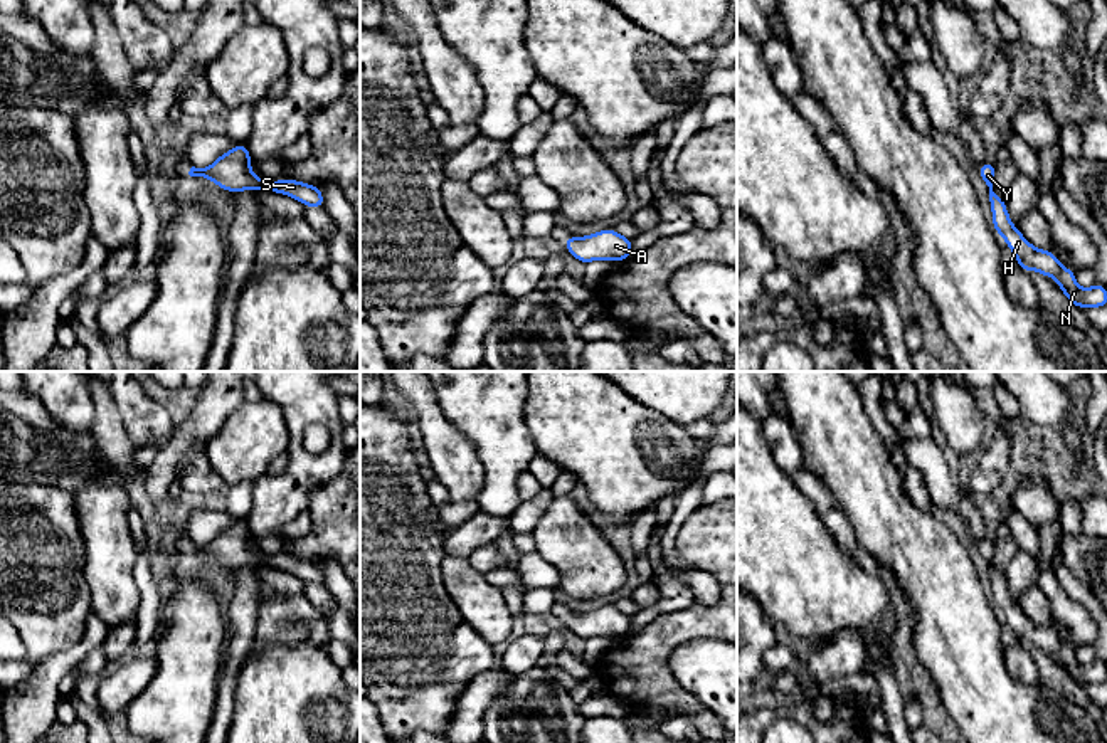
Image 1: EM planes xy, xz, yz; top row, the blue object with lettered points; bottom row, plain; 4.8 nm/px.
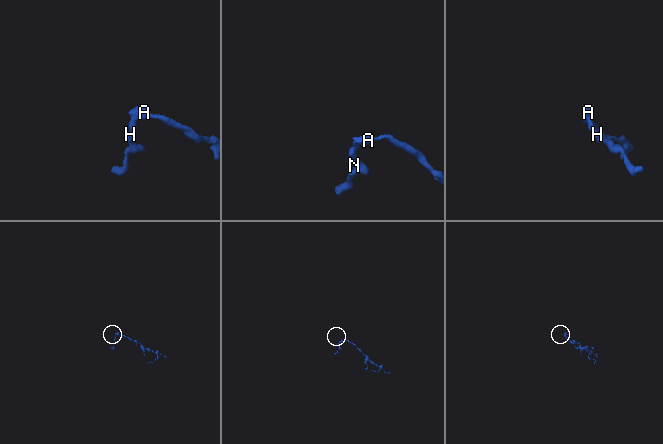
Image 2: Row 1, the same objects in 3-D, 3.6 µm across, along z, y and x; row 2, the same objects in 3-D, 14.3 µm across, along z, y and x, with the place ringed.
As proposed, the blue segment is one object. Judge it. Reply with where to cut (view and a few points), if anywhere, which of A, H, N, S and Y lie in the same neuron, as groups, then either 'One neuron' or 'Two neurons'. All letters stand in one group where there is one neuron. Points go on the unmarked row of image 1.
No split. Groups: A H N S Y. One neuron

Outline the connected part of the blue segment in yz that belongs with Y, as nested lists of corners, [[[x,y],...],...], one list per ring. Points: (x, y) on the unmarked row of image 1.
[[[984,540],[977,545],[979,553],[989,563],[989,578],[993,588],[993,603],[1004,614],[1006,622],[1014,630],[1018,642],[1028,651],[1038,647],[1046,654],[1053,654],[1068,677],[1082,686],[1107,682],[1107,664],[1094,661],[1088,666],[1082,666],[1077,661],[1075,649],[1062,642],[1051,627],[1040,627],[1031,622],[1020,605],[1016,605],[1006,587],[1003,573],[993,568],[996,540]]]

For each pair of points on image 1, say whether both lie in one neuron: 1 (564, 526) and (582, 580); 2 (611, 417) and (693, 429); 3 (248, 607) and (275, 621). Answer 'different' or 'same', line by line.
1: same
2: different
3: different

